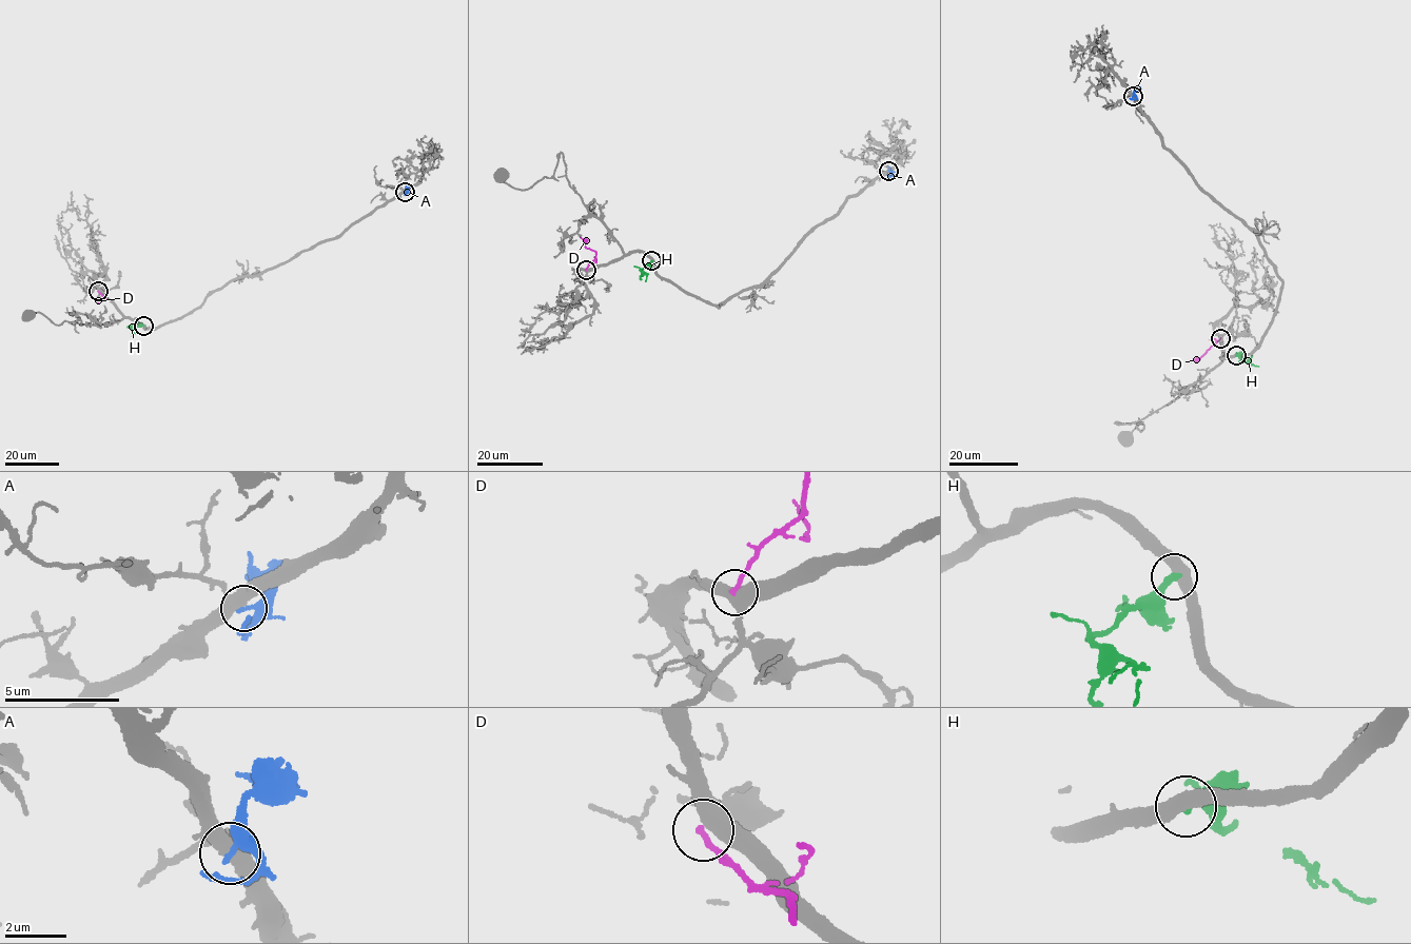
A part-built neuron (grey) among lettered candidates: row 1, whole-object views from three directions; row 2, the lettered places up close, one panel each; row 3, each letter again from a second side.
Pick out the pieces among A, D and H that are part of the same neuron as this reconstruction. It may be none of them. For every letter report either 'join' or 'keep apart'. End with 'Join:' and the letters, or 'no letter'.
A: keep apart
D: keep apart
H: keep apart
Join: no letter

